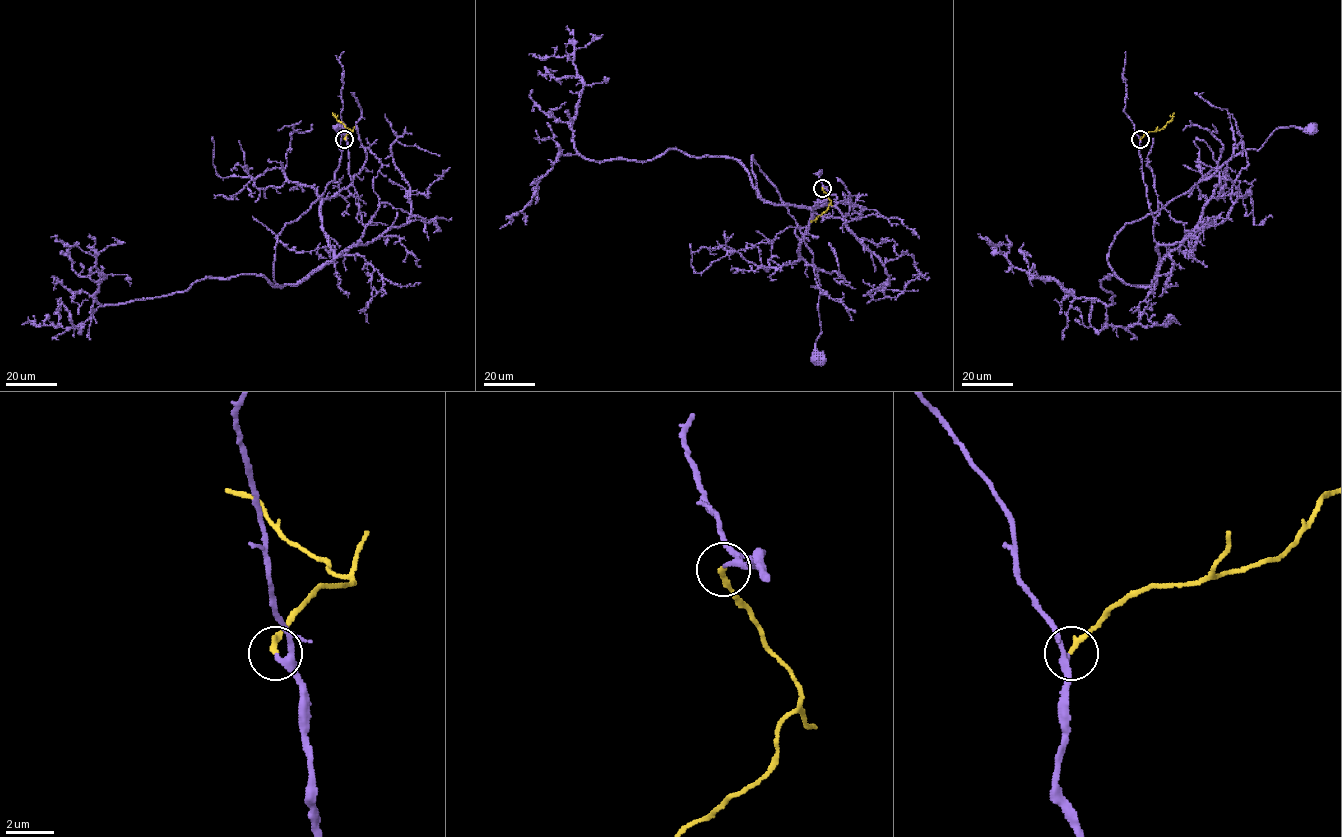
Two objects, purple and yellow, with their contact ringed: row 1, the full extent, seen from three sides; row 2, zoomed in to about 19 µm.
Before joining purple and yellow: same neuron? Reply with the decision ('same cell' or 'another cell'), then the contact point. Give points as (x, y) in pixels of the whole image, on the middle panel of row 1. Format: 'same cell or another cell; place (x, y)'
same cell; place (822, 188)

